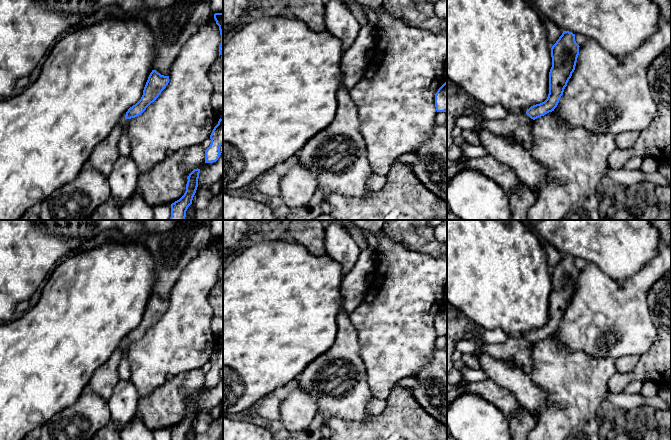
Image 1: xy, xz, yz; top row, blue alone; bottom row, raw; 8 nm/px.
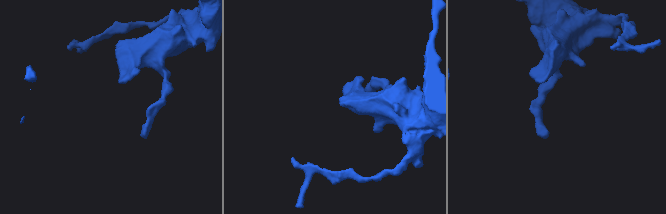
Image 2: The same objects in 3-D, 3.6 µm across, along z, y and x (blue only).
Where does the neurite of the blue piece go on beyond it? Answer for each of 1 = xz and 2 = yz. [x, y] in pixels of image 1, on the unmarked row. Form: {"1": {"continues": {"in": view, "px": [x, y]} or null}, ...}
{"1": {"continues": null}, "2": {"continues": null}}

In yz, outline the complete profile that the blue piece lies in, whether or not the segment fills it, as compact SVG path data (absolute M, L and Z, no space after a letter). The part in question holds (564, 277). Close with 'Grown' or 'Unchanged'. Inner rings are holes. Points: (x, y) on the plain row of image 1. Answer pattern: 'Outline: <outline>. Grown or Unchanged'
Outline: M563 255L562 259L551 272L552 291L549 296L549 318L547 323L531 330L526 338L533 344L554 335L564 313L575 294L579 279L579 269L575 258Z. Unchanged

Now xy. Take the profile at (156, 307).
Outline: M152 294L144 311L141 323L128 333L125 343L135 342L141 339L159 321L168 307L169 300L161 299L156 294Z. Unchanged

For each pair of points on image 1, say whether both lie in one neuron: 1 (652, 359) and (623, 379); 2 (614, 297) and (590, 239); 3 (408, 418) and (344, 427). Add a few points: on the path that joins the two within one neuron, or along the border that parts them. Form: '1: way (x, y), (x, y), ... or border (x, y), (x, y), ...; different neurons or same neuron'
1: way (645, 366), (638, 373), (630, 376); same neuron
2: border (588, 261), (618, 281), (627, 278); different neurons
3: way (392, 421), (380, 428), (360, 428); same neuron

